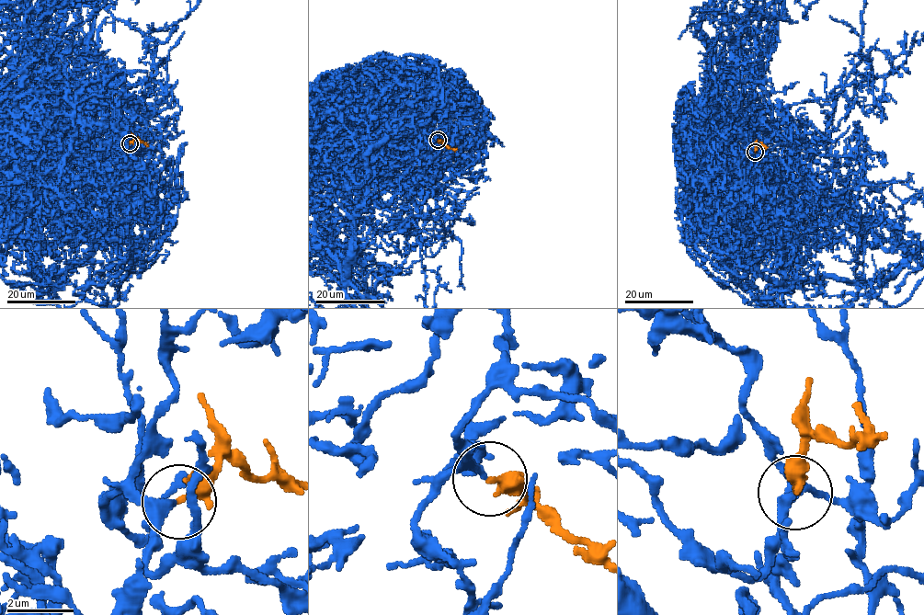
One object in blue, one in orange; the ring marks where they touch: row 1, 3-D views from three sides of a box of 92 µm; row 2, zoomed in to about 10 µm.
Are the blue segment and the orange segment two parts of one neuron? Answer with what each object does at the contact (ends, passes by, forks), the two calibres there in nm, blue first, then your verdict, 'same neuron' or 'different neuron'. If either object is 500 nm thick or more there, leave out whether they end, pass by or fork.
blue passes by; orange ends there; 200 nm thick on the blue side, 400 nm on the other; same neuron

